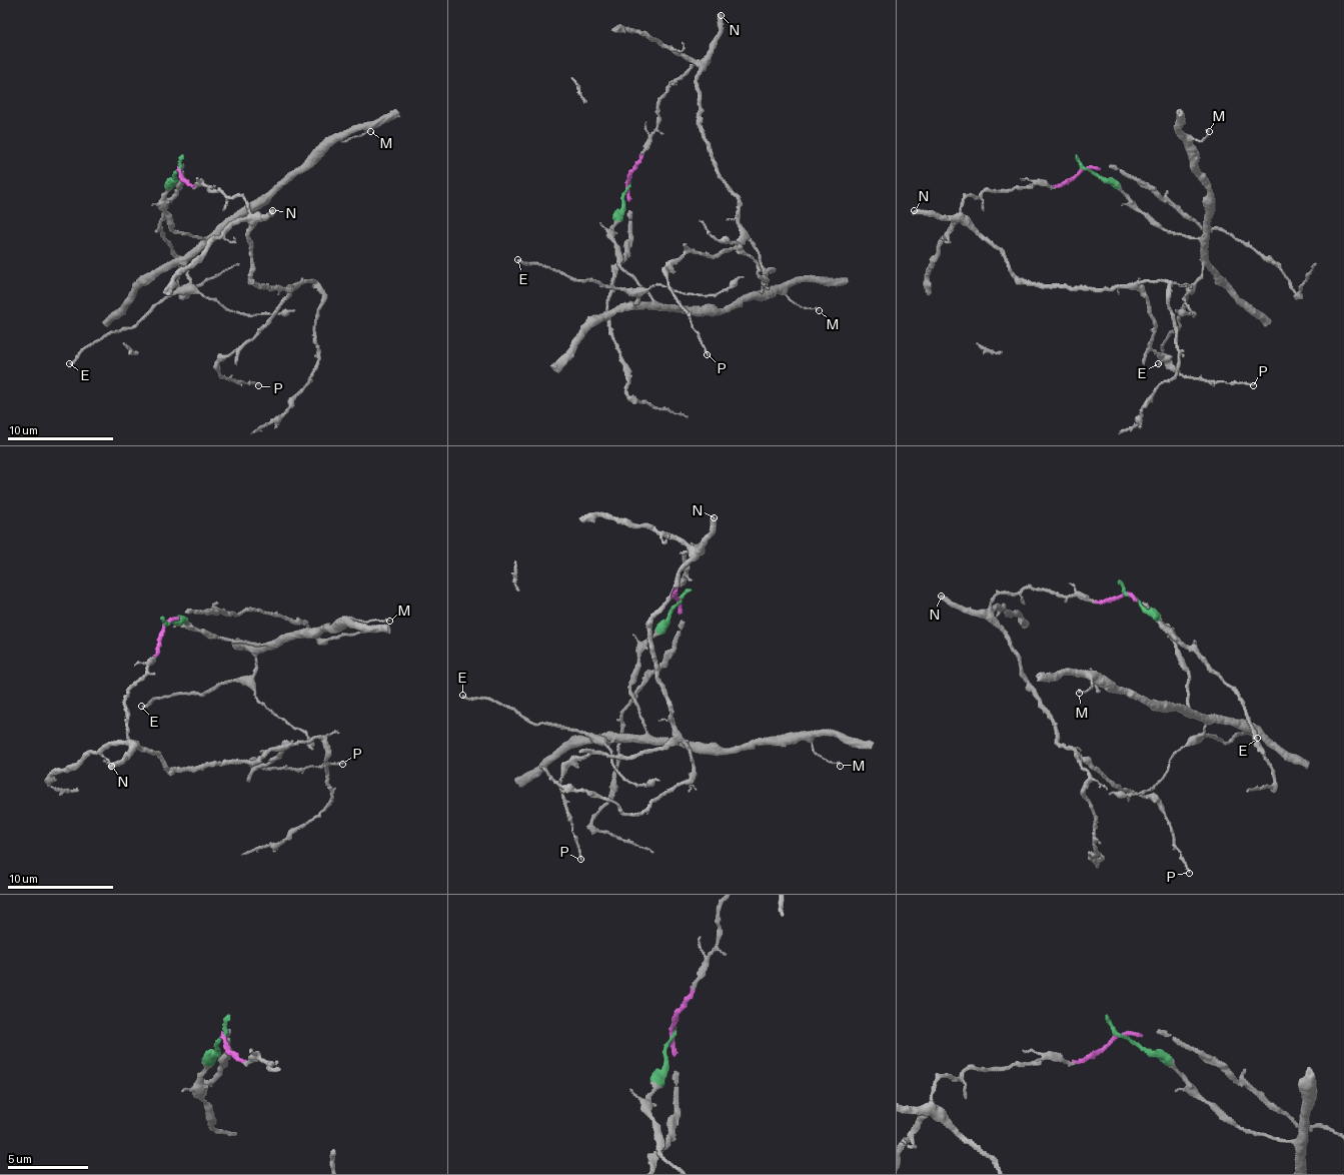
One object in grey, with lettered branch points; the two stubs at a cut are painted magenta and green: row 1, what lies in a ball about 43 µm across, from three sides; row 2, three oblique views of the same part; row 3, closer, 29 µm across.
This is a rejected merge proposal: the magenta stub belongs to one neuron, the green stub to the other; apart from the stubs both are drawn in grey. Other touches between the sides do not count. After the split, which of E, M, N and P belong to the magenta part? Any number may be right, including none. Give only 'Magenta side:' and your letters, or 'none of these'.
Magenta side: N, P

